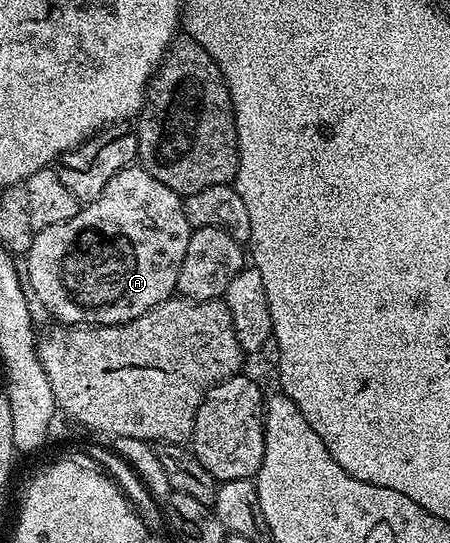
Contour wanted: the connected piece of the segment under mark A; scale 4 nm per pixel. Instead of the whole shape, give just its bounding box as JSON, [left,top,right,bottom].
[25,164,192,326]

